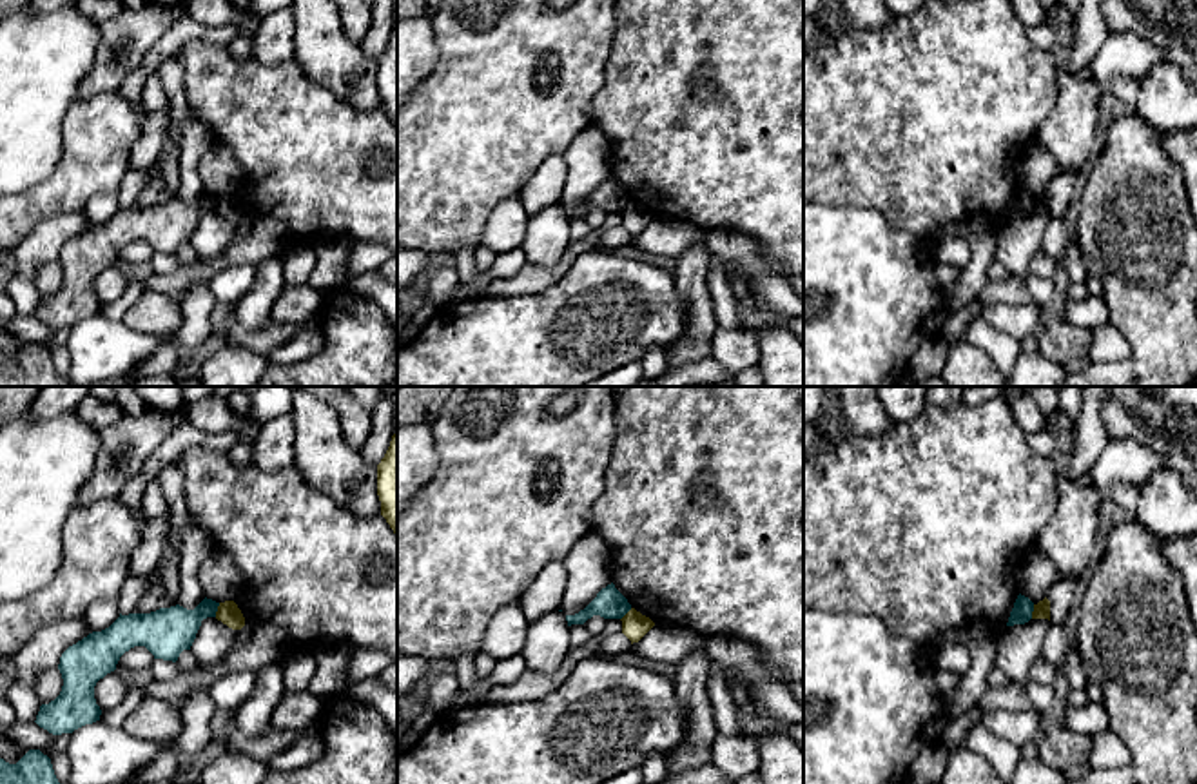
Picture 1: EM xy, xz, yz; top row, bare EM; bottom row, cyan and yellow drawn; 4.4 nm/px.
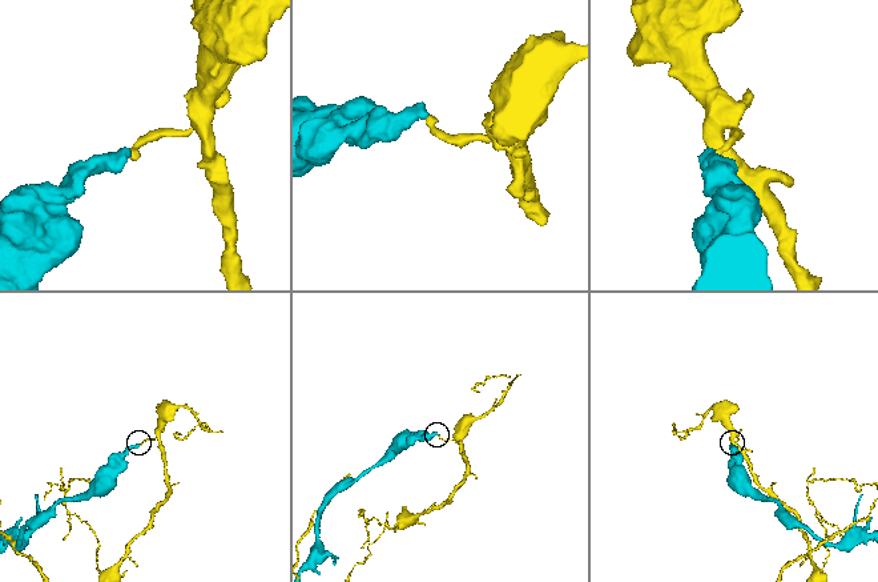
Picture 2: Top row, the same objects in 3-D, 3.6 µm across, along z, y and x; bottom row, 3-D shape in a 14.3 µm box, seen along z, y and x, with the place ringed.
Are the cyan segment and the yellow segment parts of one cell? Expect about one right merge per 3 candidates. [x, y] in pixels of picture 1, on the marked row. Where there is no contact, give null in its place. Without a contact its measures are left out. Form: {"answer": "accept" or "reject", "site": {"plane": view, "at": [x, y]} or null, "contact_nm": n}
{"answer": "reject", "site": {"plane": "xy", "at": [216, 610]}, "contact_nm": 70}

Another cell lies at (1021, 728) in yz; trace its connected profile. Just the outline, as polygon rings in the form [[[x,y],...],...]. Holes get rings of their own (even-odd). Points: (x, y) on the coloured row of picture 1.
[[[994,710],[987,711],[981,722],[992,735],[1021,750],[1030,748],[1041,733],[1037,711]]]

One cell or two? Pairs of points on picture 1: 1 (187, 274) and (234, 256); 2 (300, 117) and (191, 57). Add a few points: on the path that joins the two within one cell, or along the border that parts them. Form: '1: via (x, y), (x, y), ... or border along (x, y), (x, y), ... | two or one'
1: via (198, 274), (223, 262) | one
2: via (272, 117), (234, 100), (218, 84) | one

